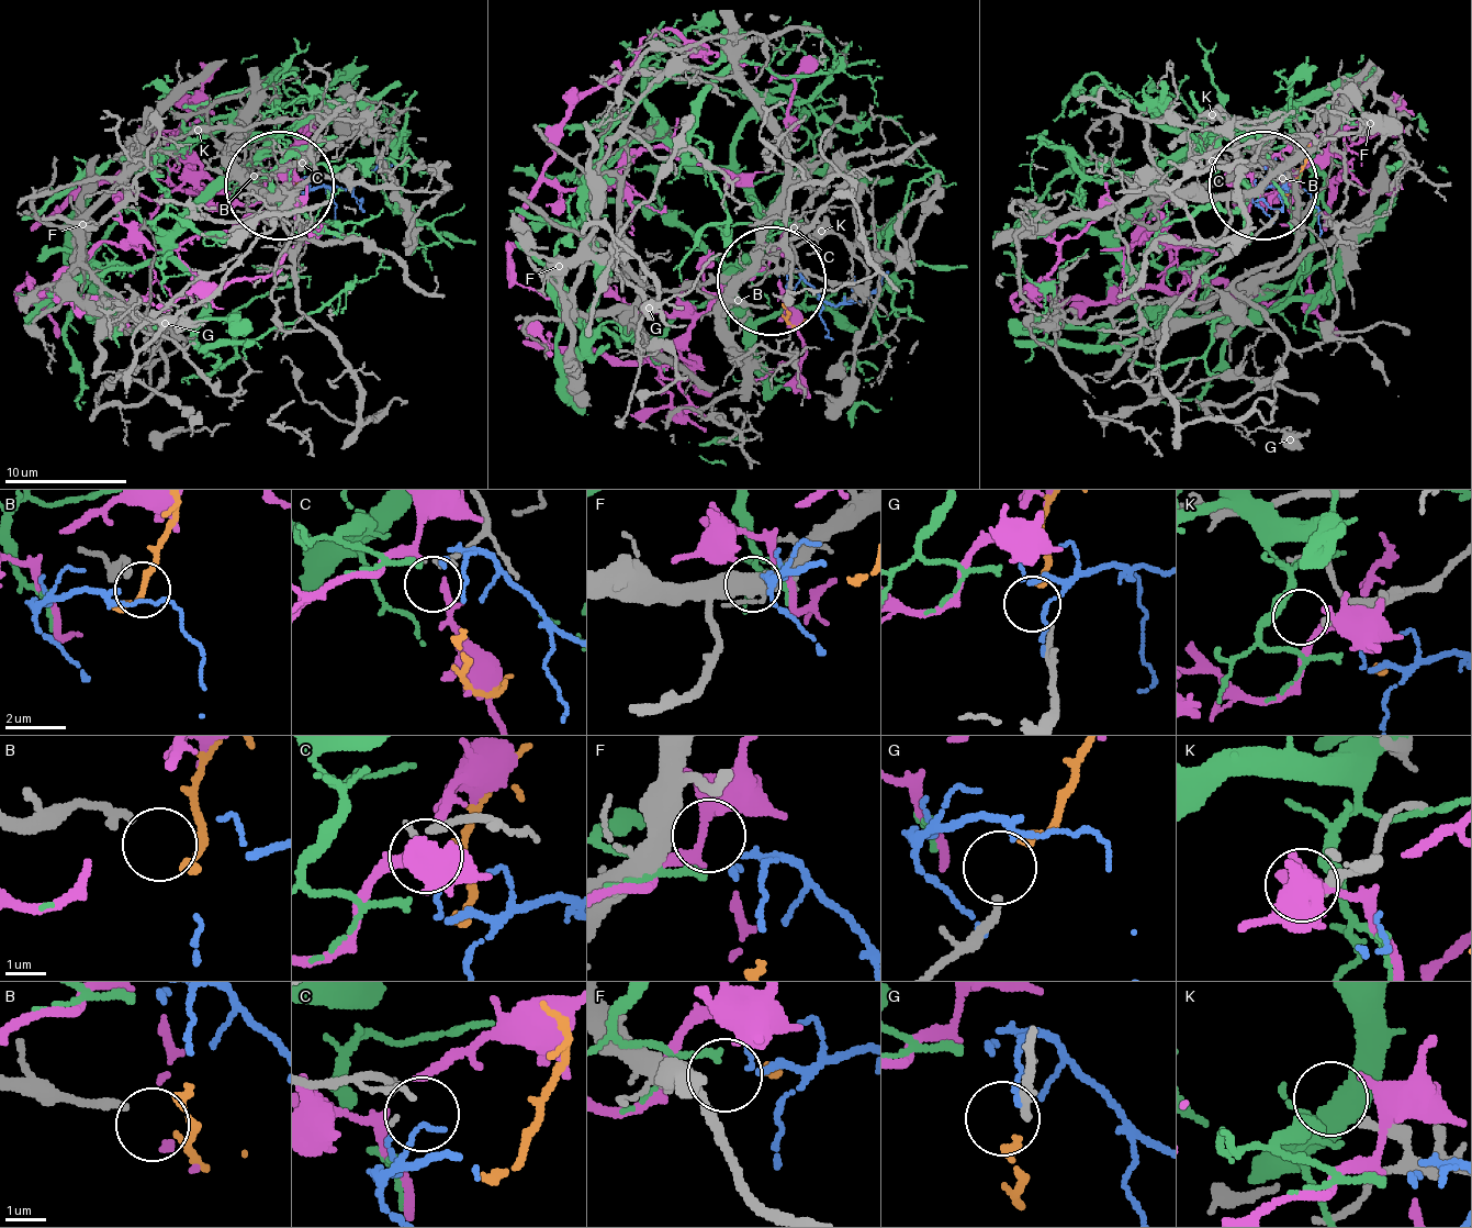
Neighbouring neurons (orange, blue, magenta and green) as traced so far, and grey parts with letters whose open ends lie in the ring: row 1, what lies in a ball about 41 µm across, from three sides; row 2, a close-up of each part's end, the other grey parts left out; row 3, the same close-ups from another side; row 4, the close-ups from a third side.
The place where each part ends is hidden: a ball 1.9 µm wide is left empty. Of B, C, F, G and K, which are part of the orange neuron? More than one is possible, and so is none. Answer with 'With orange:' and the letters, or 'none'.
With orange: G

